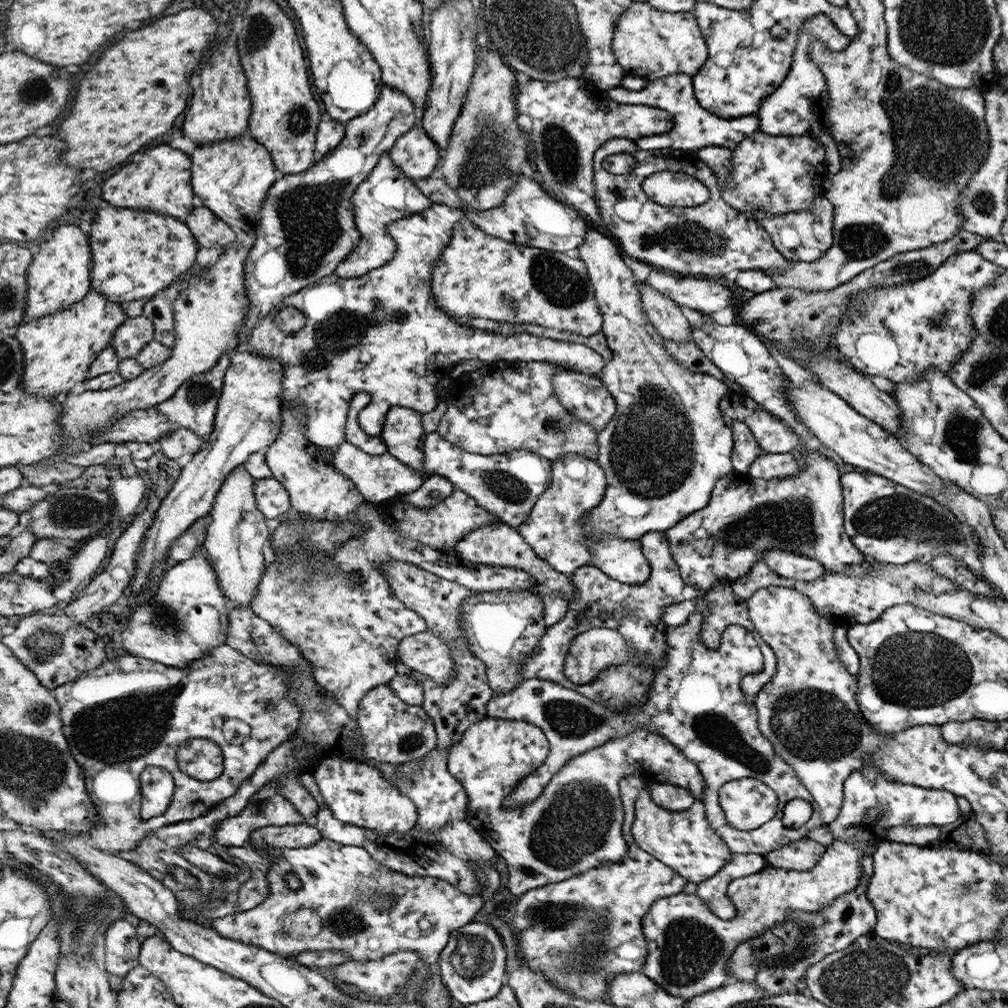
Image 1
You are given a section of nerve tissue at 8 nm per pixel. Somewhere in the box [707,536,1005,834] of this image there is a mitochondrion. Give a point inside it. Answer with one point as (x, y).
(916, 670)

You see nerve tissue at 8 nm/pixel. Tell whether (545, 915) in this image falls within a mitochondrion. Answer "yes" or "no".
yes

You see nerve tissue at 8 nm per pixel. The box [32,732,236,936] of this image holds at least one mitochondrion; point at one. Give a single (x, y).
(92, 909)

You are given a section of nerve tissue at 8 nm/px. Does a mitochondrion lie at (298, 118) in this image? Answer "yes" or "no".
yes

